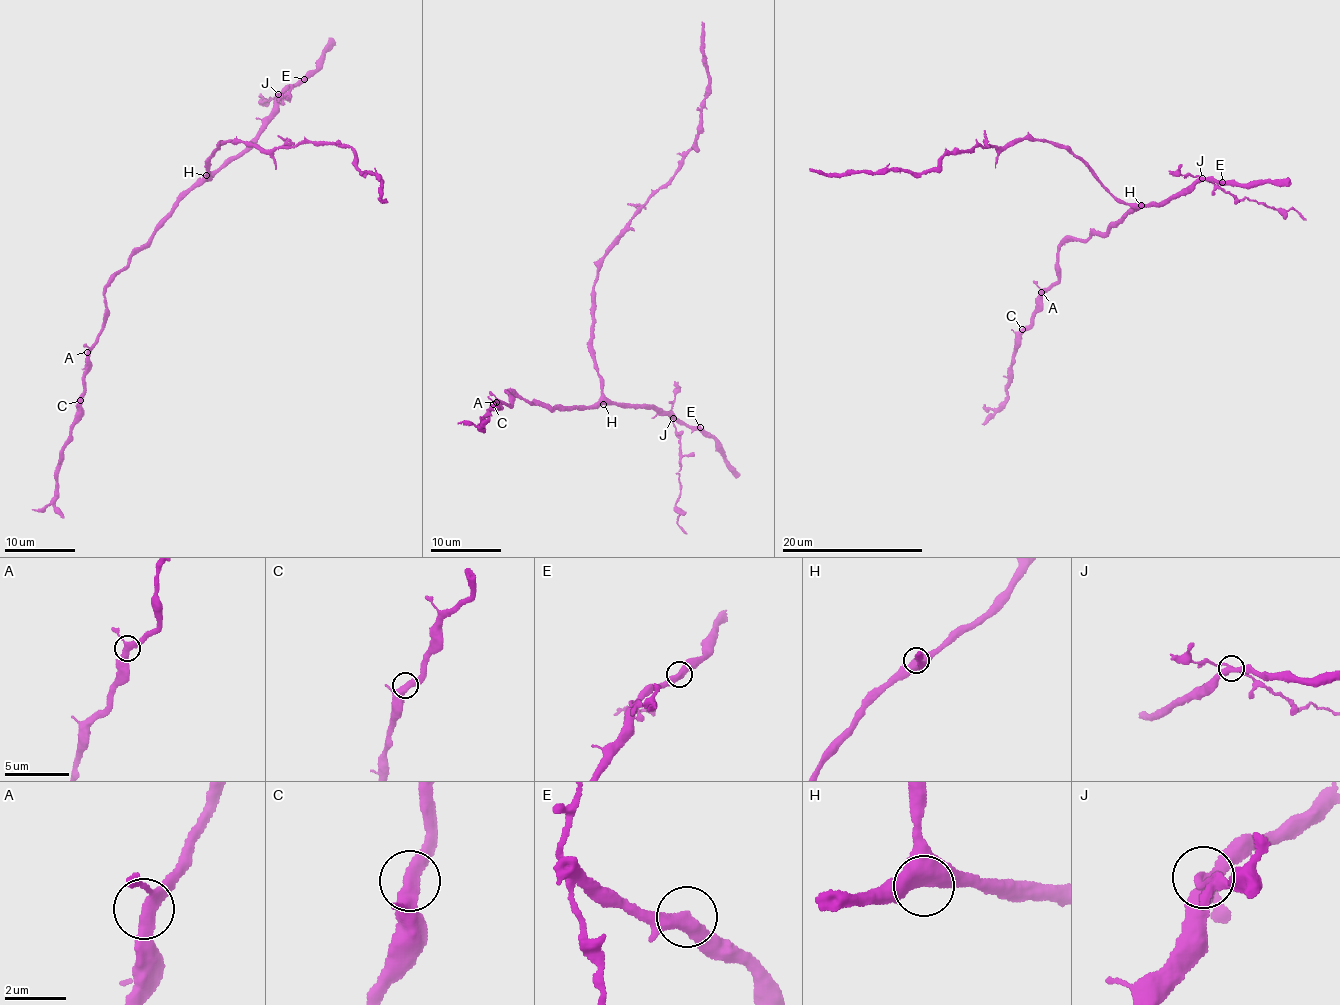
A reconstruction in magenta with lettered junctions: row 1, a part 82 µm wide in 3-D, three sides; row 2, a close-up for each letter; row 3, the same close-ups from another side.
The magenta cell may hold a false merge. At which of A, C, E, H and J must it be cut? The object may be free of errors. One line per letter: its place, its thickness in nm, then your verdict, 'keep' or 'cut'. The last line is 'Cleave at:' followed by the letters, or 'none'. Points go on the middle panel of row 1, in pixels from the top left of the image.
A: (496, 402) | 360 nm | keep
C: (493, 404) | 360 nm | keep
E: (700, 427) | 440 nm | keep
H: (603, 404) | 440 nm | keep
J: (673, 418) | 360 nm | keep
Cleave at: none

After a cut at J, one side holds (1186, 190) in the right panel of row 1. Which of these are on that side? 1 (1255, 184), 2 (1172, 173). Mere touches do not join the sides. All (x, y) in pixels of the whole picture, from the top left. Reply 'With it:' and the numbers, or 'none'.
With it: 1

